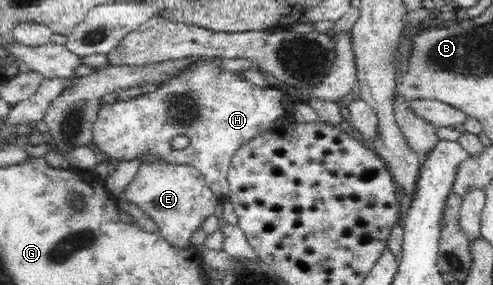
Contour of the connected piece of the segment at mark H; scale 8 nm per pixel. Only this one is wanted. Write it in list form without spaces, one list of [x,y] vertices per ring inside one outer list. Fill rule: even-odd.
[[[202,58],[192,60],[186,69],[158,83],[153,92],[140,93],[125,102],[100,105],[93,127],[93,141],[112,162],[121,159],[132,161],[145,155],[154,155],[160,162],[192,166],[204,176],[213,194],[218,199],[223,199],[229,195],[226,177],[234,151],[257,135],[270,131],[270,125],[277,119],[286,120],[293,112],[293,103],[294,100],[278,86],[262,87],[252,84],[242,72],[224,69],[220,59]],[[178,135],[186,135],[190,139],[190,145],[185,149],[172,148],[170,141]]]

